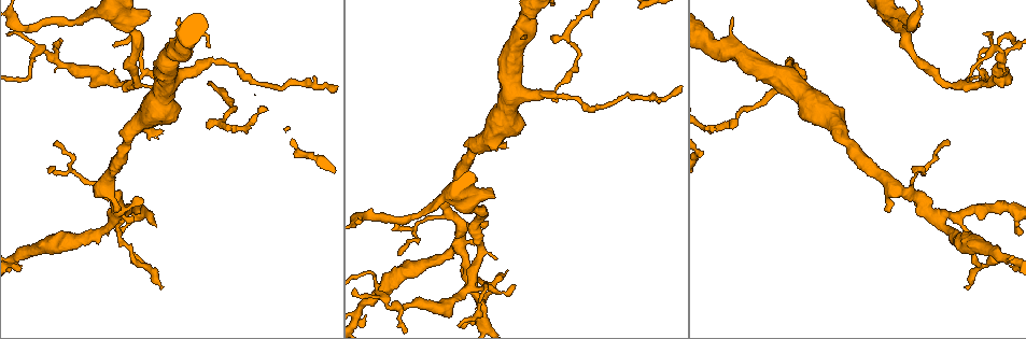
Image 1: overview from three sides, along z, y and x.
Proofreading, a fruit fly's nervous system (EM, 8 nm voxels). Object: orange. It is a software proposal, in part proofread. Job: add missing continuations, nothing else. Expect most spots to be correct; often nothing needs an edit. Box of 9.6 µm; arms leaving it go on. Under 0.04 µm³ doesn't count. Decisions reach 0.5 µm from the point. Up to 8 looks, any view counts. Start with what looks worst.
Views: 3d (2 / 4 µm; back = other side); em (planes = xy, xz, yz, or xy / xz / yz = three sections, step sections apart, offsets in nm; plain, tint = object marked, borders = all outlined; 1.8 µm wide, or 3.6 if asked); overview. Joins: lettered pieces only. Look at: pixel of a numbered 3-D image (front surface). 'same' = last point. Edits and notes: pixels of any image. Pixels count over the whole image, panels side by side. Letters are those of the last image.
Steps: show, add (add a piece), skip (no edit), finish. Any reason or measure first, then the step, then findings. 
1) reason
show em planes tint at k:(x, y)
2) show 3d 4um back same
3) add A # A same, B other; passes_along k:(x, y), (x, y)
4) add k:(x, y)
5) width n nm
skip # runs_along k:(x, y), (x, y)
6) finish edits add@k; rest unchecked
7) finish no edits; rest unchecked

thick turns thin
show em planes borders at 1:(207, 64)

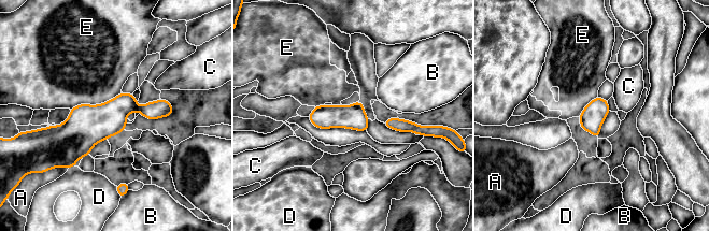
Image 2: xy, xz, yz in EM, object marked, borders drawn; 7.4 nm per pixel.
skip # A other, B other, C other, D other, E other; border 2:(122, 92), (70, 110); no lettered piece goes on from it

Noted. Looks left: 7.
three-way junction
show em xy step 8 borders at 1:(114, 216)

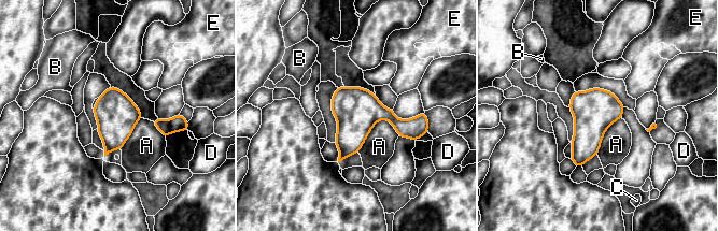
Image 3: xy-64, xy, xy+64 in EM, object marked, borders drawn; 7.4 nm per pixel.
skip # A other, B other, C other, D other, E other; border 3:(395, 128), (380, 119), (357, 152); none of them fits

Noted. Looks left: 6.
arms part here
show 3d 4um at 1:(498, 124)

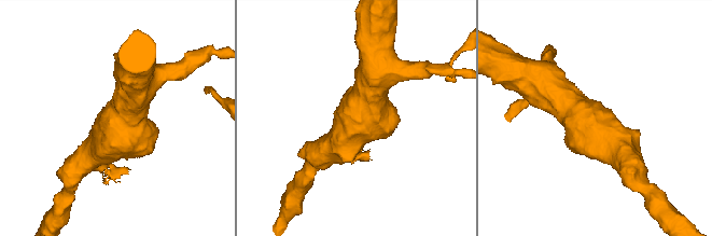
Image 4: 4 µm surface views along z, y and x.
show em 3.6um xz step 8 plain at 4:(114, 127)

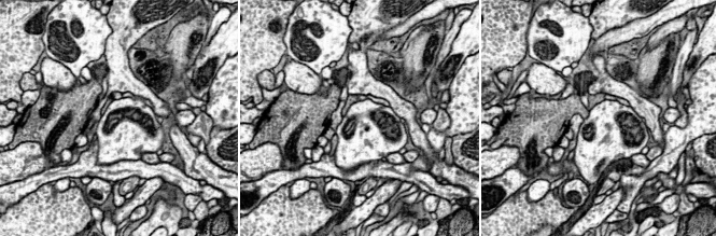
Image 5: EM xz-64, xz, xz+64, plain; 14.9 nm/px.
show em 3.6um xz step 8 borders same

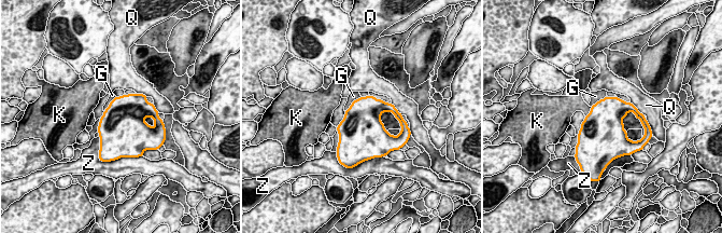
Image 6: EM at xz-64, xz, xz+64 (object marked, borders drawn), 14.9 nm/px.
width 550 nm
skip # G other, K other, Q other, Z other; border 6:(591, 107), (585, 117); no lettered piece goes on from it

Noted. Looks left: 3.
show 3d 2um at 1:(999, 48)

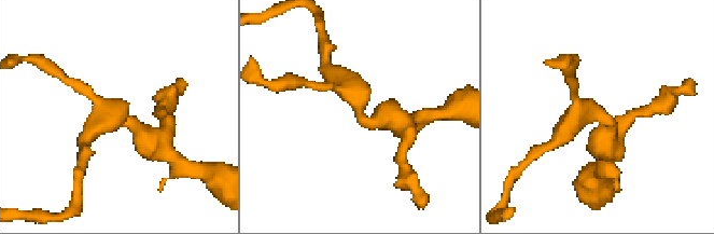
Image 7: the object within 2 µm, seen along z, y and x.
now the EM
show em planes borders at 7:(602, 114)

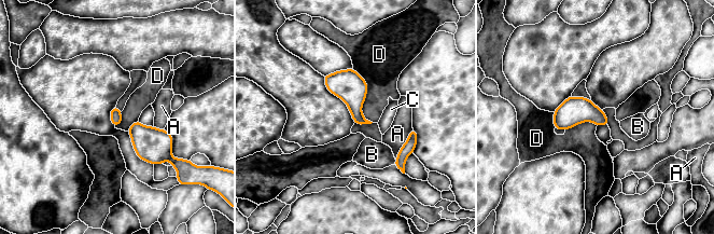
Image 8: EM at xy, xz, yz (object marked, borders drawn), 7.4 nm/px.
width 90 nm
skip # A other, B other, C other, D other; none of them fits

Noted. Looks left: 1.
finish no edits; rest unchecked

